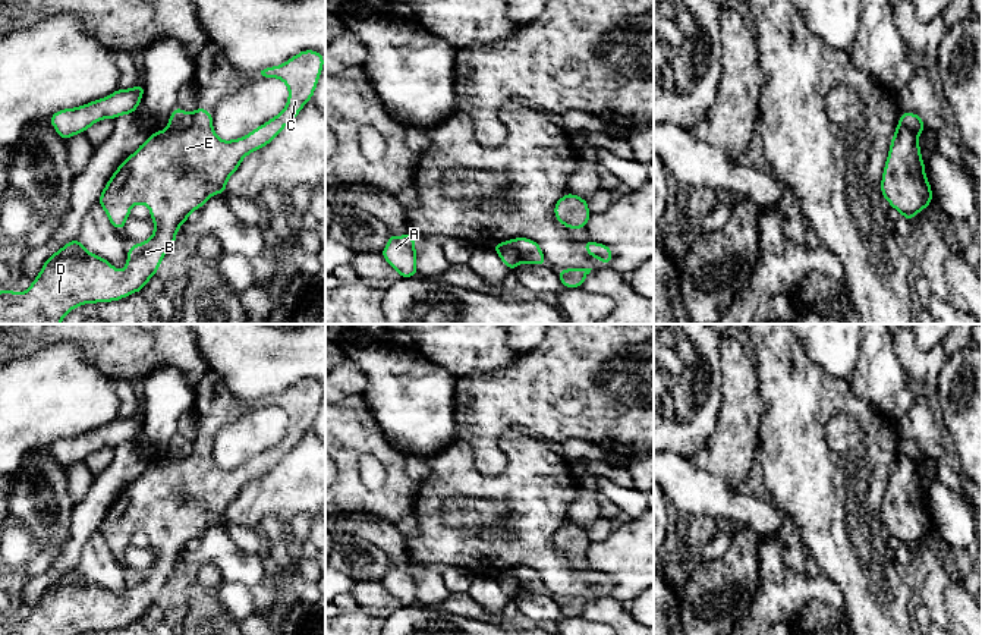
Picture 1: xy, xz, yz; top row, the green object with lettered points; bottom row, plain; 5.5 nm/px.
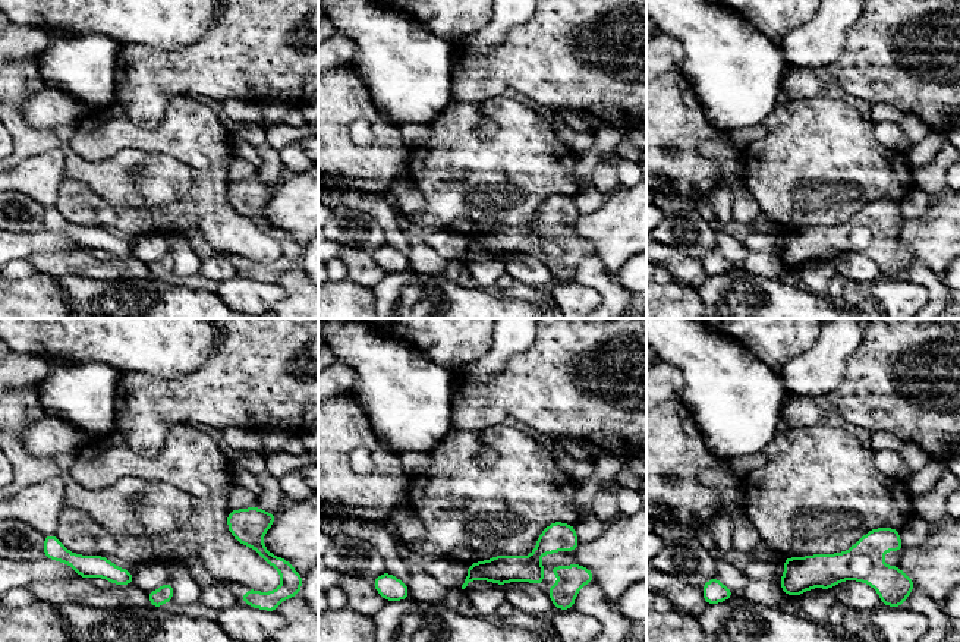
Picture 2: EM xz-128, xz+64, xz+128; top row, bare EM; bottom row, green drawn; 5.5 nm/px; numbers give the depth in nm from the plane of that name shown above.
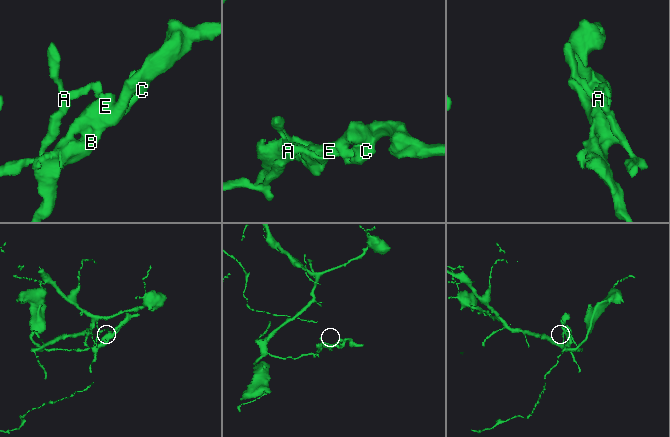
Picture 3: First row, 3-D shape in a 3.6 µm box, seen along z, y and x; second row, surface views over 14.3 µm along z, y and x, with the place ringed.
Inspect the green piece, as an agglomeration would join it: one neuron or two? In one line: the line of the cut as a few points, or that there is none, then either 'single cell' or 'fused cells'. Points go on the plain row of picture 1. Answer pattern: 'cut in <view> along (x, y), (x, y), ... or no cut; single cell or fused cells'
cut in xy along (192, 443), (186, 455), (169, 456); fused cells

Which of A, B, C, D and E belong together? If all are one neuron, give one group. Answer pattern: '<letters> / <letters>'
A / B C D E

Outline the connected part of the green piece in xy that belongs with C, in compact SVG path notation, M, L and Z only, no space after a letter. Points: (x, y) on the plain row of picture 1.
M303 378L286 392L259 397L258 406L278 406L289 416L286 436L273 447L262 452L239 468L221 469L213 458L213 441L196 436L191 453L185 458L163 458L130 482L108 507L98 532L108 550L119 559L130 544L135 532L149 537L154 562L147 570L129 575L123 600L97 582L89 582L78 568L67 570L44 591L40 603L23 622L12 617L0 620L0 635L81 635L84 632L113 631L141 620L158 600L167 579L176 573L179 554L188 550L193 538L199 538L213 524L226 522L229 506L239 497L240 490L251 481L268 474L311 430L324 394L324 384L315 378Z

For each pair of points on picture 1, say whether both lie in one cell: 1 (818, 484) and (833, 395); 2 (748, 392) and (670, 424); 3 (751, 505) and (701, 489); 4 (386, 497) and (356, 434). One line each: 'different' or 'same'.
1: same
2: different
3: same
4: same

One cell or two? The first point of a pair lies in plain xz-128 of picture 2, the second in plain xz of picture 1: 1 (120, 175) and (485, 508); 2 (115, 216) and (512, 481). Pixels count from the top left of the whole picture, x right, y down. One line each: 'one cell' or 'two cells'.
1: one cell
2: one cell

